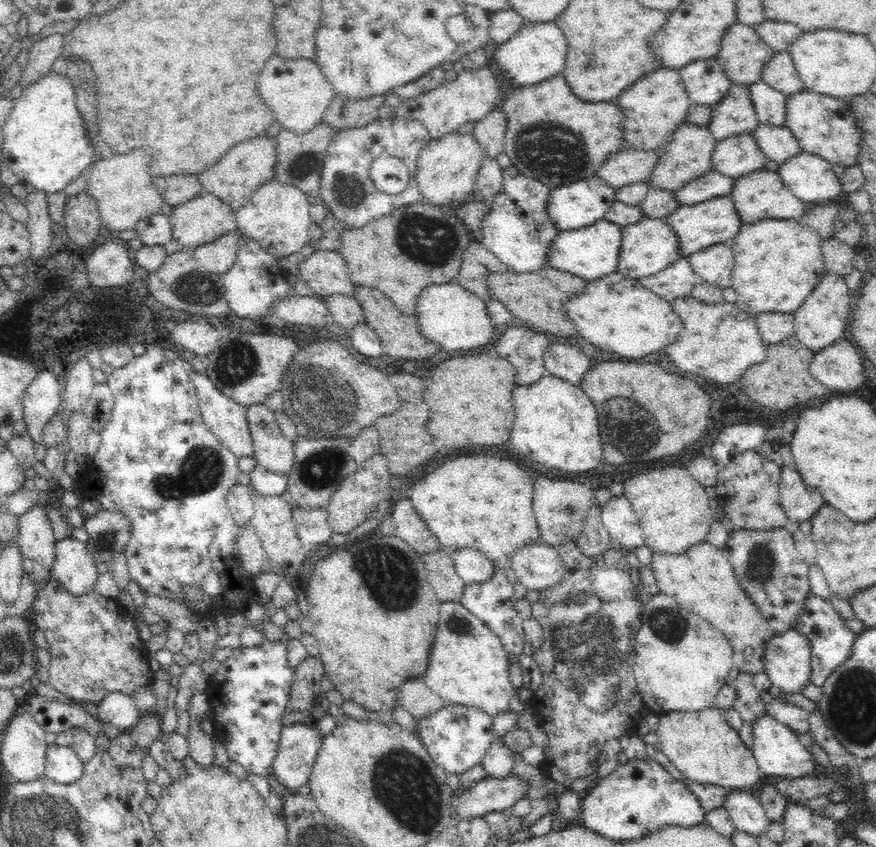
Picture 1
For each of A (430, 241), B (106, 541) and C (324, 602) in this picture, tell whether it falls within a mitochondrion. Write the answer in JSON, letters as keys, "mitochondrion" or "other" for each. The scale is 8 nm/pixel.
{"A":"mitochondrion","B":"mitochondrion","C":"other"}

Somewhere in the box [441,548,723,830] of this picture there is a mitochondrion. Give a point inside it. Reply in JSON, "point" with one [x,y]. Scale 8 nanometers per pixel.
{"point":[588,644]}

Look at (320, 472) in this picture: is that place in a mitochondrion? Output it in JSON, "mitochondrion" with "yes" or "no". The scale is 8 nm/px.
{"mitochondrion":"yes"}

